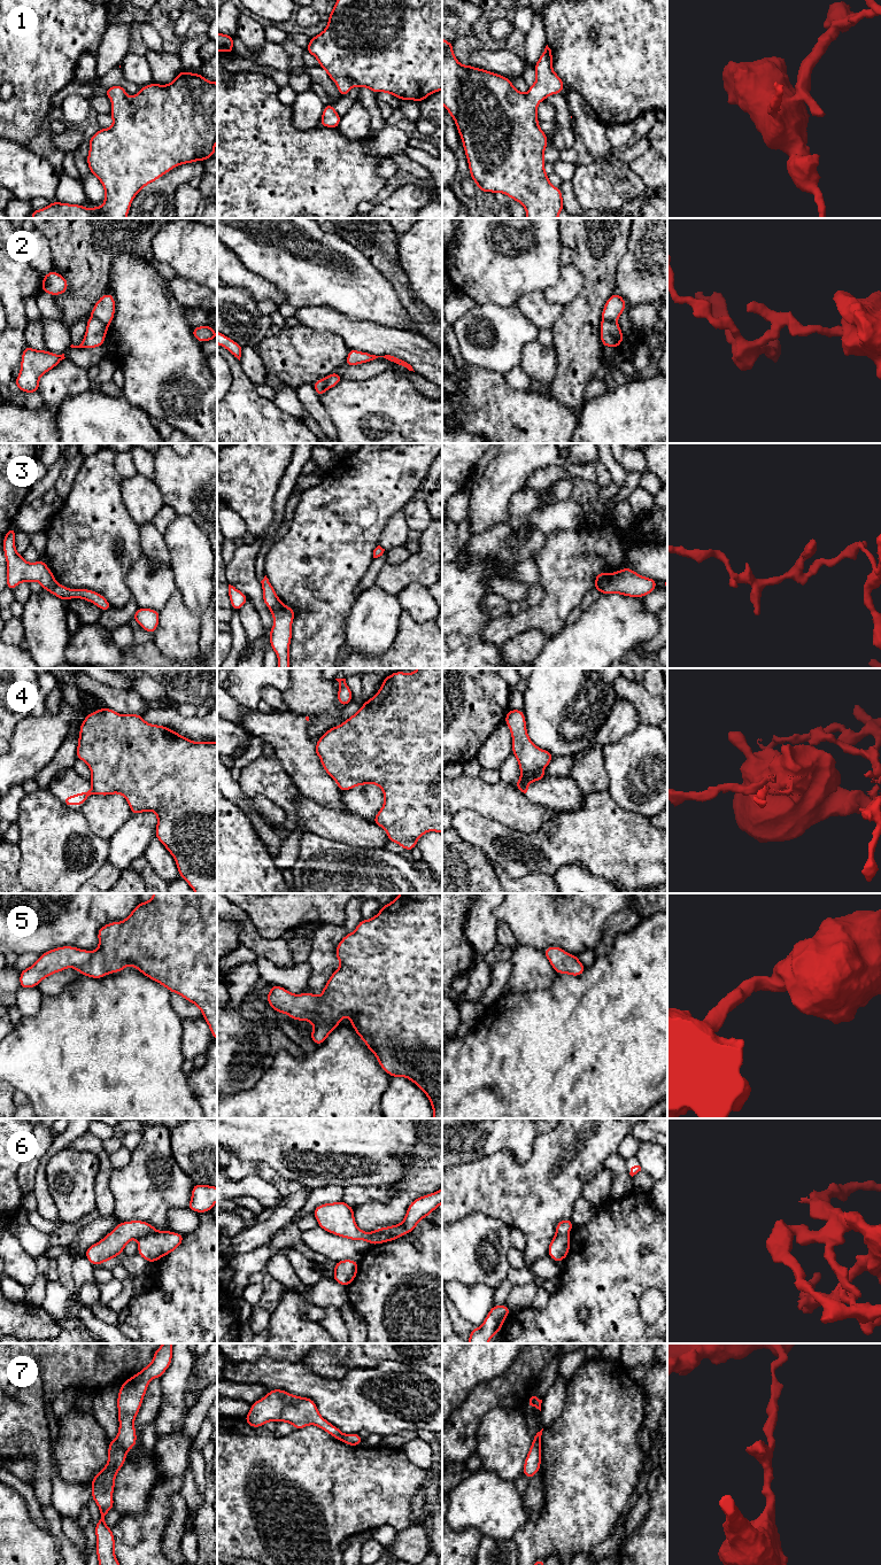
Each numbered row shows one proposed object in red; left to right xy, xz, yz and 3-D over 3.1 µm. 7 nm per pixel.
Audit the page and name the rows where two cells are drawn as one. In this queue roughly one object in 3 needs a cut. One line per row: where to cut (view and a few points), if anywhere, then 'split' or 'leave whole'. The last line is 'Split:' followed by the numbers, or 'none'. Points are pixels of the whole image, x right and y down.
1: cut none; leave whole
2: cut xy (91, 316), (107, 326); split
3: cut yz (609, 574), (600, 590); split
4: cut xy (91, 783), (94, 792); split
5: cut none; leave whole
6: cut xy (155, 1230), (137, 1239); split
7: cut xy (115, 1439), (125, 1451); split
Split: 2, 3, 4, 6, 7

